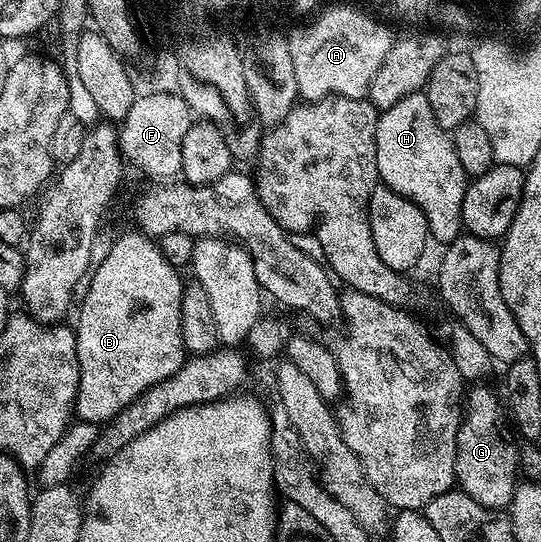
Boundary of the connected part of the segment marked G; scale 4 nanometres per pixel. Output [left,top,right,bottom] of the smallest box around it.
[456,384,520,511]

